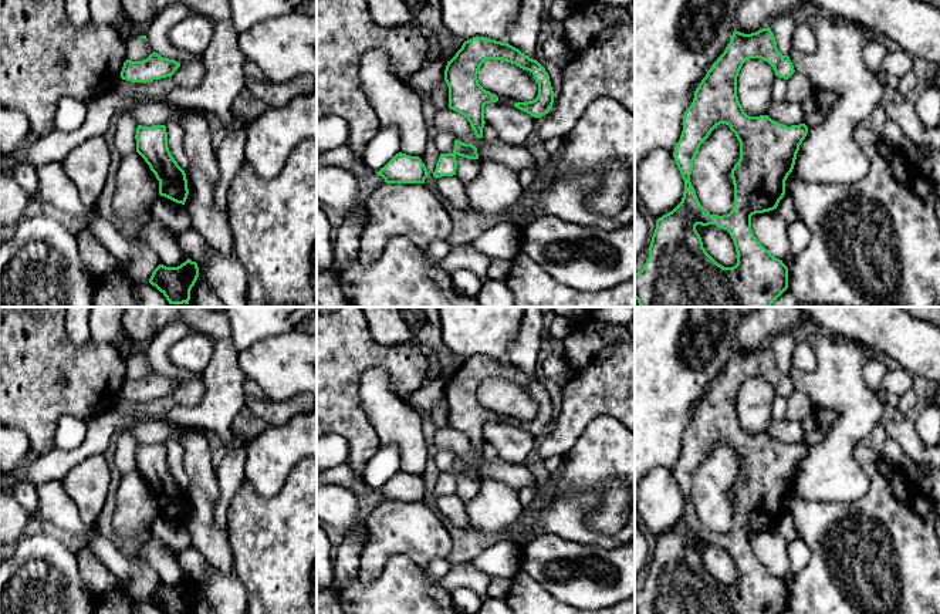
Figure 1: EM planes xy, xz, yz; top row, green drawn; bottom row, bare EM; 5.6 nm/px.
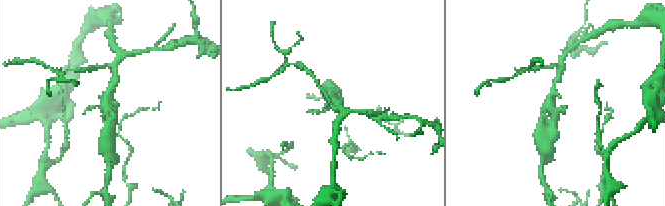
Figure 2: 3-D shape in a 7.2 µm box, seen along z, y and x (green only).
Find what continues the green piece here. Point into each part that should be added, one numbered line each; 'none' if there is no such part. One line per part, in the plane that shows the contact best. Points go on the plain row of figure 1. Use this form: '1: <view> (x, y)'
none

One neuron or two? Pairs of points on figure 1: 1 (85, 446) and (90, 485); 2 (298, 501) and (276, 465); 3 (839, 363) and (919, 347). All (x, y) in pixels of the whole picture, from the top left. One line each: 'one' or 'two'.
1: two
2: two
3: two

